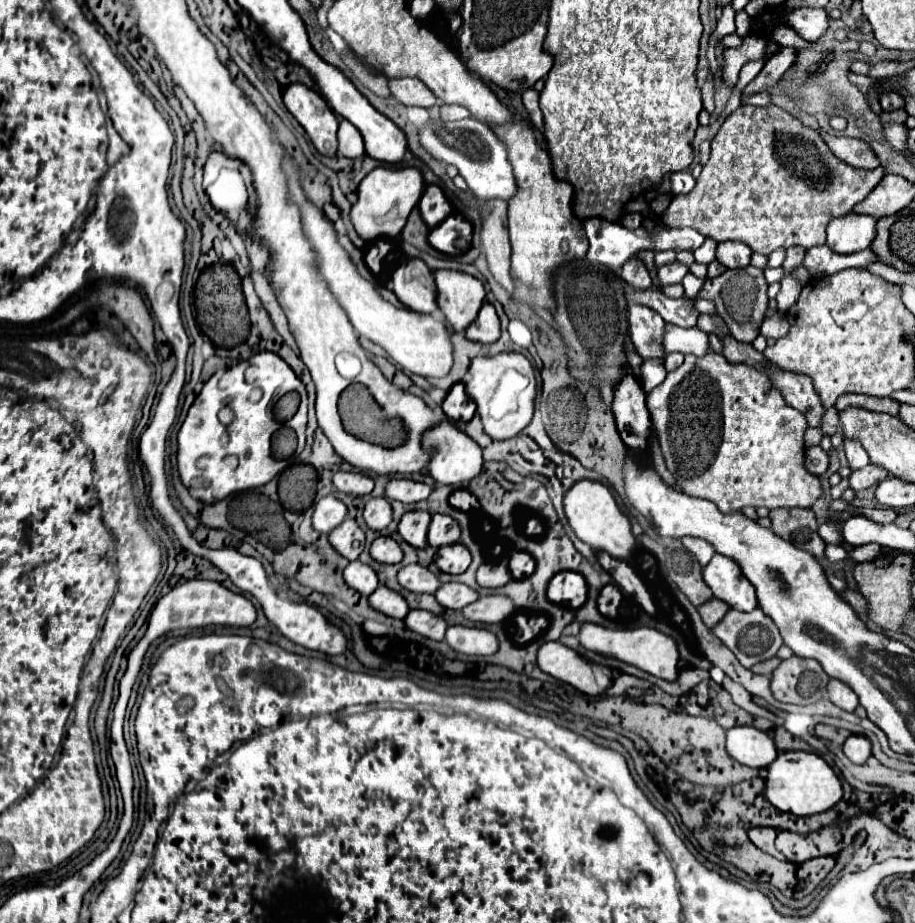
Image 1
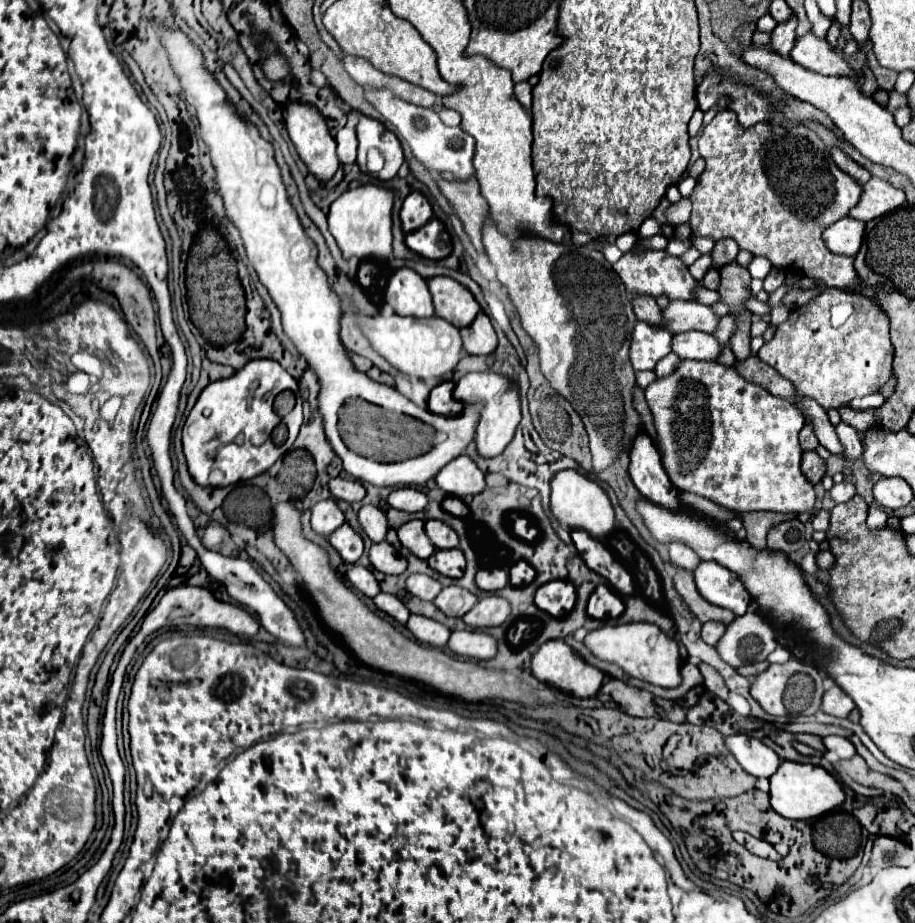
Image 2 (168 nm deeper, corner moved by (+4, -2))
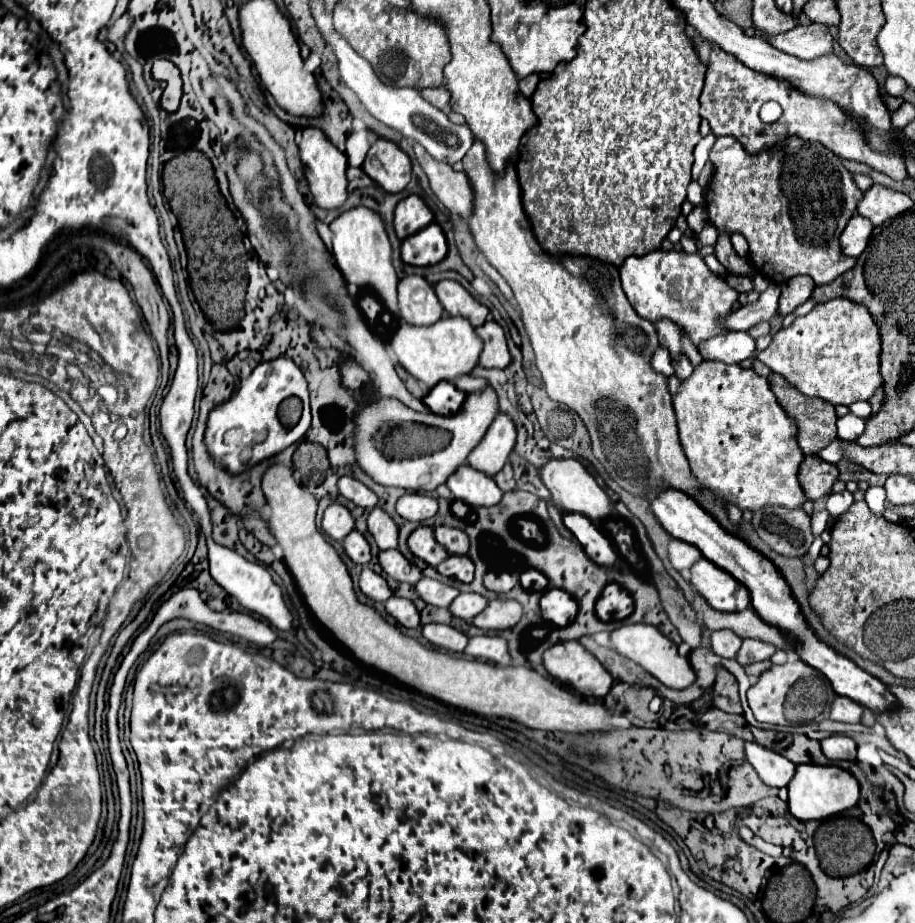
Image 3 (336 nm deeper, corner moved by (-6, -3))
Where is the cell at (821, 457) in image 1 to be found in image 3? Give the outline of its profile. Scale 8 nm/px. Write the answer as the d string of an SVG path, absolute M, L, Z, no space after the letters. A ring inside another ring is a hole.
M819 456L803 458L799 468L799 484L811 502L831 494L831 486L837 482L837 478L839 470L835 464L829 464Z

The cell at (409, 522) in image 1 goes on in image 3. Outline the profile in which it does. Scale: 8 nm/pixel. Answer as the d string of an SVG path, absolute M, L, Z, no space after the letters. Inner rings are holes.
M419 526L417 530L411 532L409 548L417 558L421 558L423 562L427 562L433 568L437 568L449 556L445 552L445 548L441 548L437 544L437 540L433 536L433 528L429 528L429 526Z

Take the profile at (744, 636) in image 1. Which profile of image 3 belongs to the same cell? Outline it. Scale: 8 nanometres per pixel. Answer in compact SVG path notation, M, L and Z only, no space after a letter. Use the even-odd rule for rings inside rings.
M743 640L743 646L739 650L739 656L737 656L737 662L747 666L747 664L753 664L753 662L759 662L759 660L769 660L773 654L775 654L775 646L771 644L765 644L761 640Z

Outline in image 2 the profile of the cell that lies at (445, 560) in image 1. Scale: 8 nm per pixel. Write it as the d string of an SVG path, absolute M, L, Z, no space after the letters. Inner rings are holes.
M437 549L429 559L429 567L445 577L459 579L465 573L465 555L461 549Z

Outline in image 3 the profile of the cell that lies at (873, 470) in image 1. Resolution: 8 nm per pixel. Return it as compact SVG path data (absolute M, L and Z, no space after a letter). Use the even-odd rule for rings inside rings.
M843 490L843 492L839 492L839 494L831 494L831 496L827 498L827 510L829 510L829 514L831 514L833 518L841 516L851 504L853 504L853 494L851 494L849 490Z

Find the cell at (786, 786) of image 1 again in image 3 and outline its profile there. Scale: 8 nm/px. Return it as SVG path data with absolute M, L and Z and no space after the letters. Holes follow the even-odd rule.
M801 764L793 780L787 786L789 790L789 810L799 820L825 820L853 808L859 800L859 782L857 778L839 768L839 766L813 766Z

